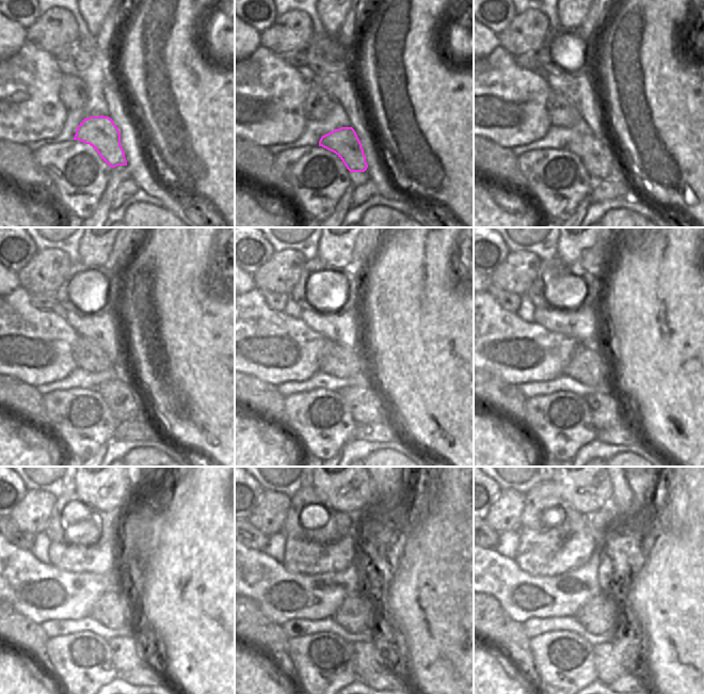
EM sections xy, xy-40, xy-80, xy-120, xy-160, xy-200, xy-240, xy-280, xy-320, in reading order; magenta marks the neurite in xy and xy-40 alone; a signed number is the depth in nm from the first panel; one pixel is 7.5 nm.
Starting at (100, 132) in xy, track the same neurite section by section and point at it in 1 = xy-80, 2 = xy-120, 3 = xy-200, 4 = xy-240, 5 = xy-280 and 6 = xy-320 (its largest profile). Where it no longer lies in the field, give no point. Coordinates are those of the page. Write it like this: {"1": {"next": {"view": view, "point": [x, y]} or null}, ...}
{"1": {"next": {"view": "xy-80", "point": [594, 155]}}, "2": {"next": {"view": "xy-120", "point": [121, 396]}}, "3": {"next": {"view": "xy-200", "point": [605, 409]}}, "4": {"next": {"view": "xy-240", "point": [126, 651]}}, "5": {"next": {"view": "xy-280", "point": [367, 664]}}, "6": {"next": {"view": "xy-320", "point": [609, 667]}}}

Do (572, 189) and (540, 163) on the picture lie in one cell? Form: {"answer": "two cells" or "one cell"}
{"answer": "one cell"}

